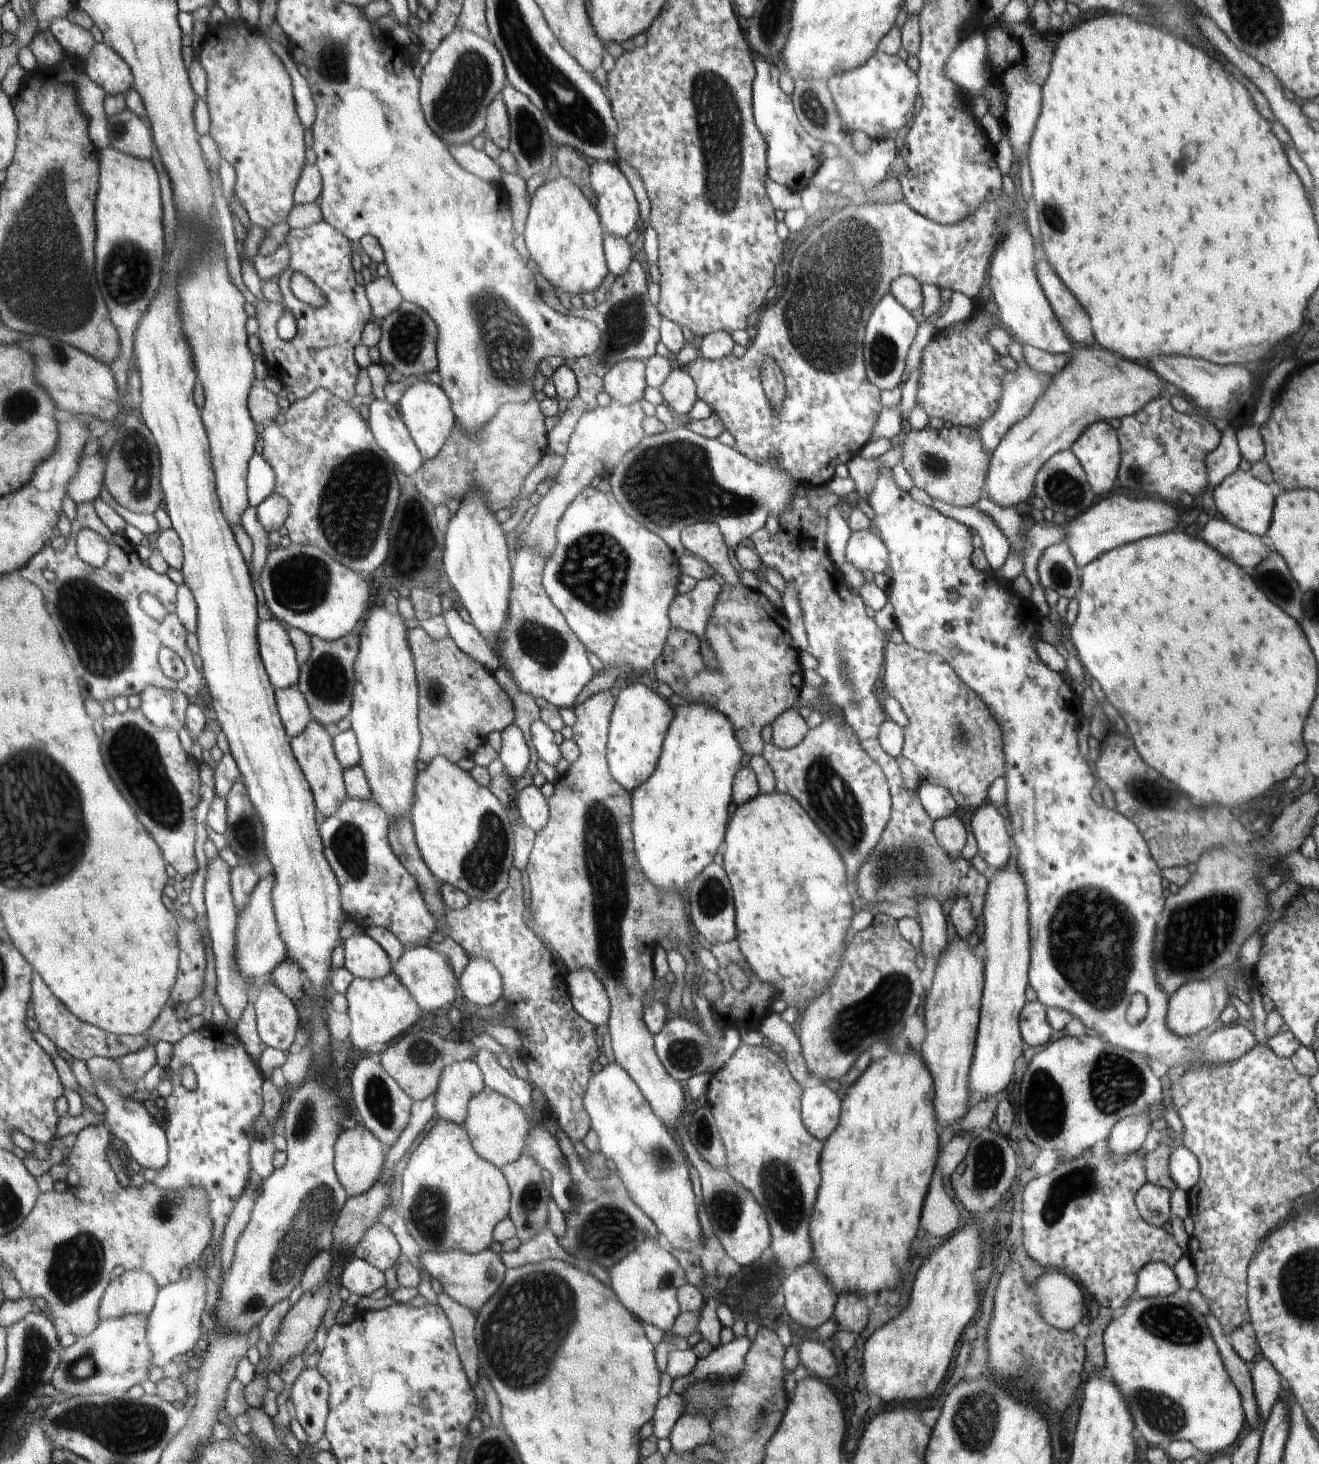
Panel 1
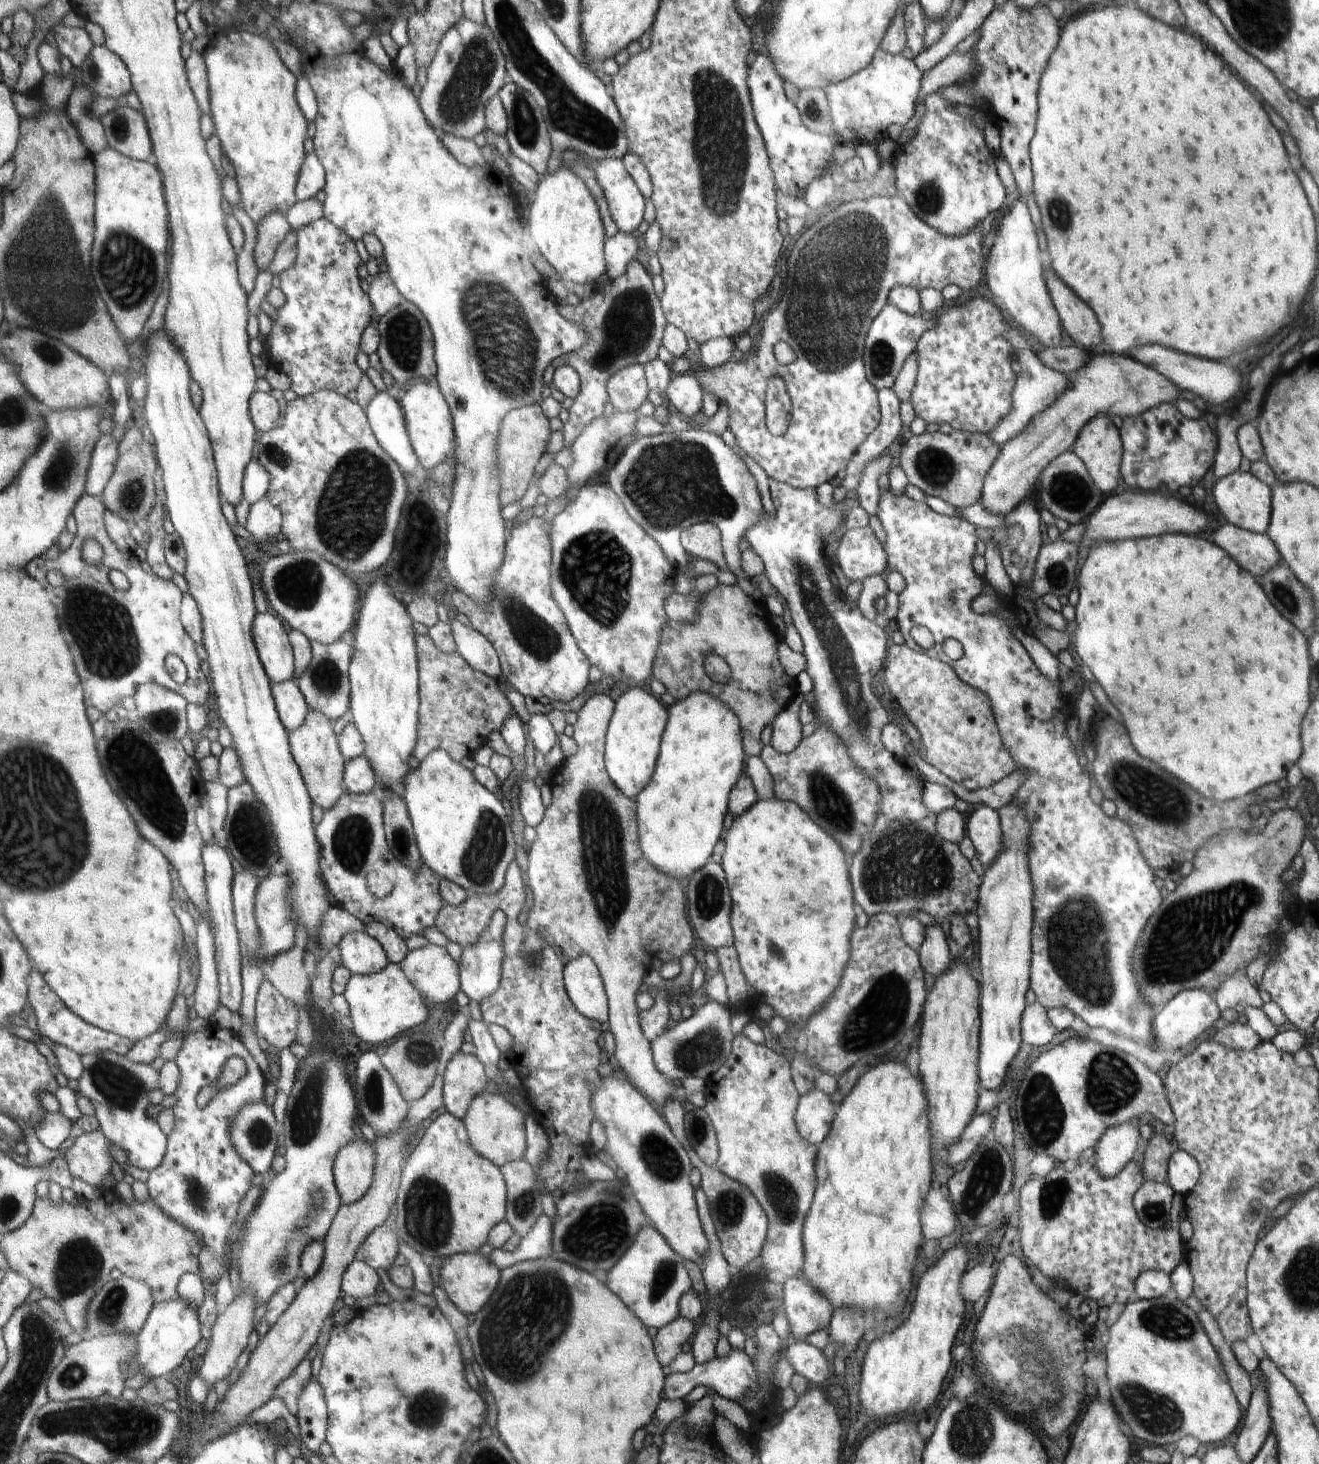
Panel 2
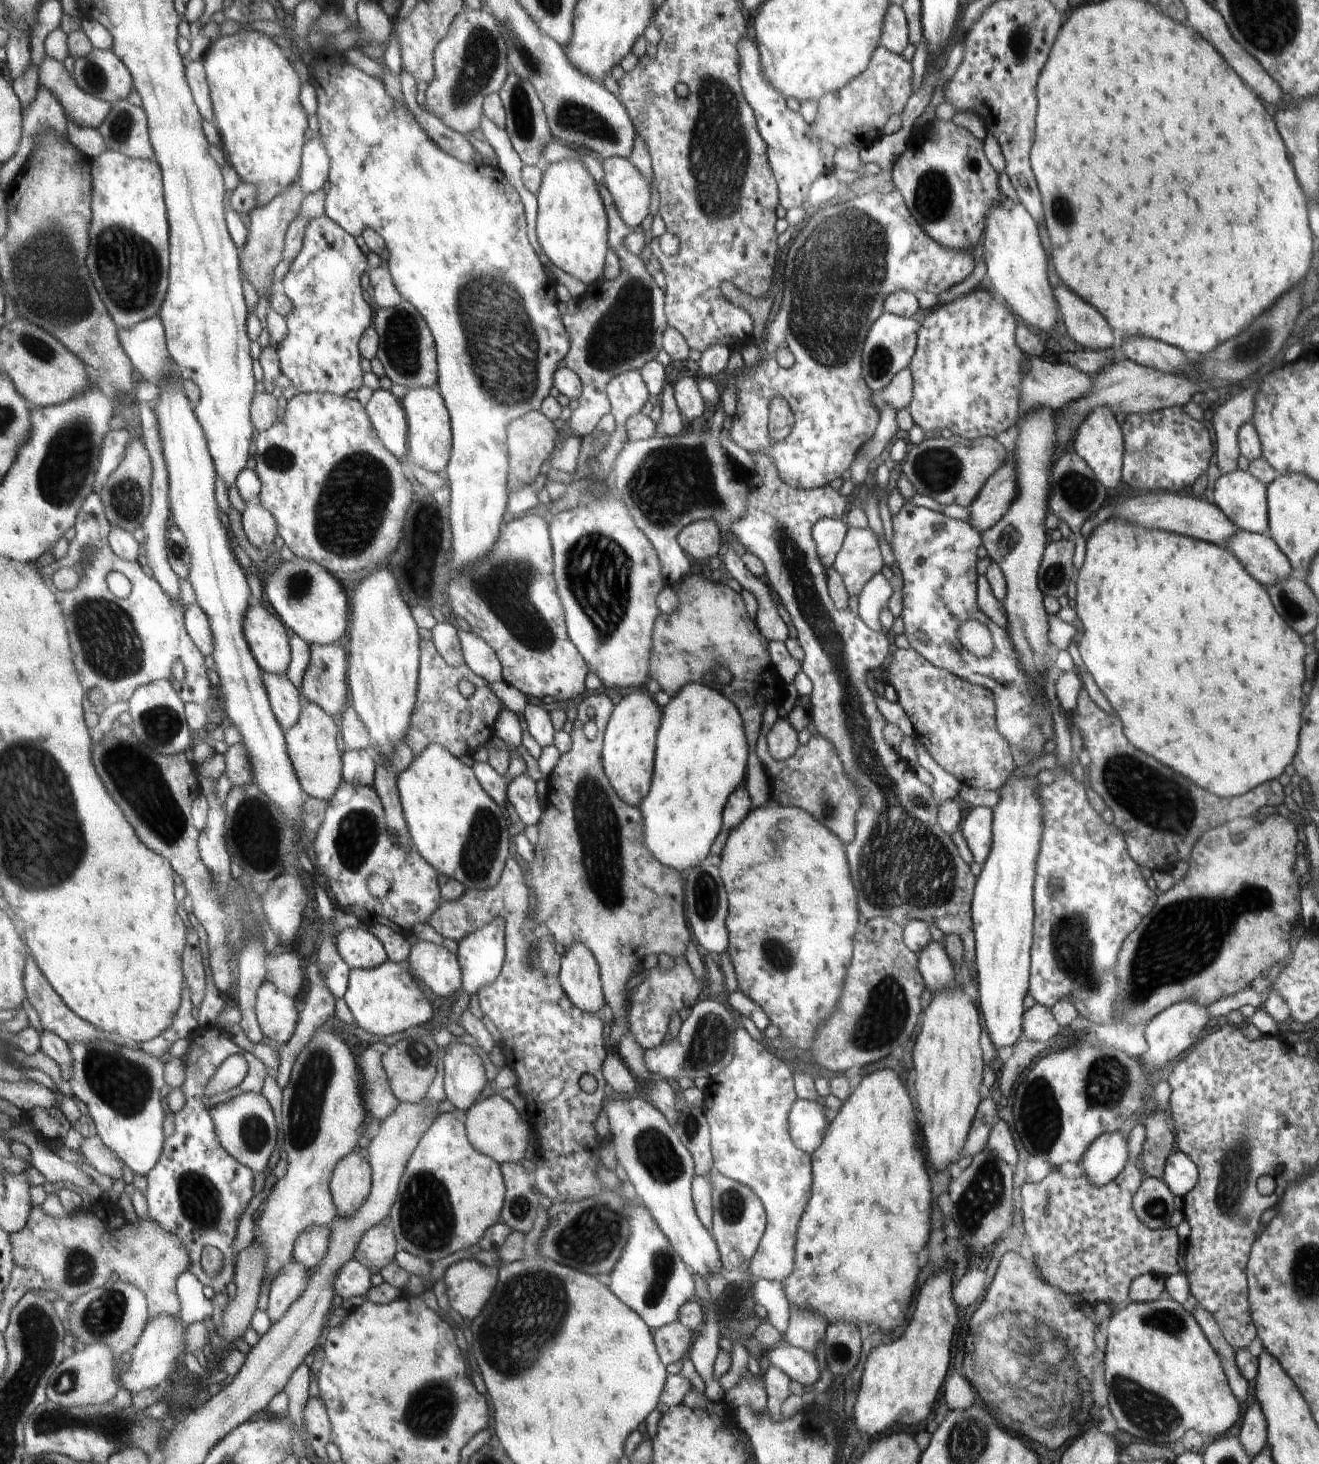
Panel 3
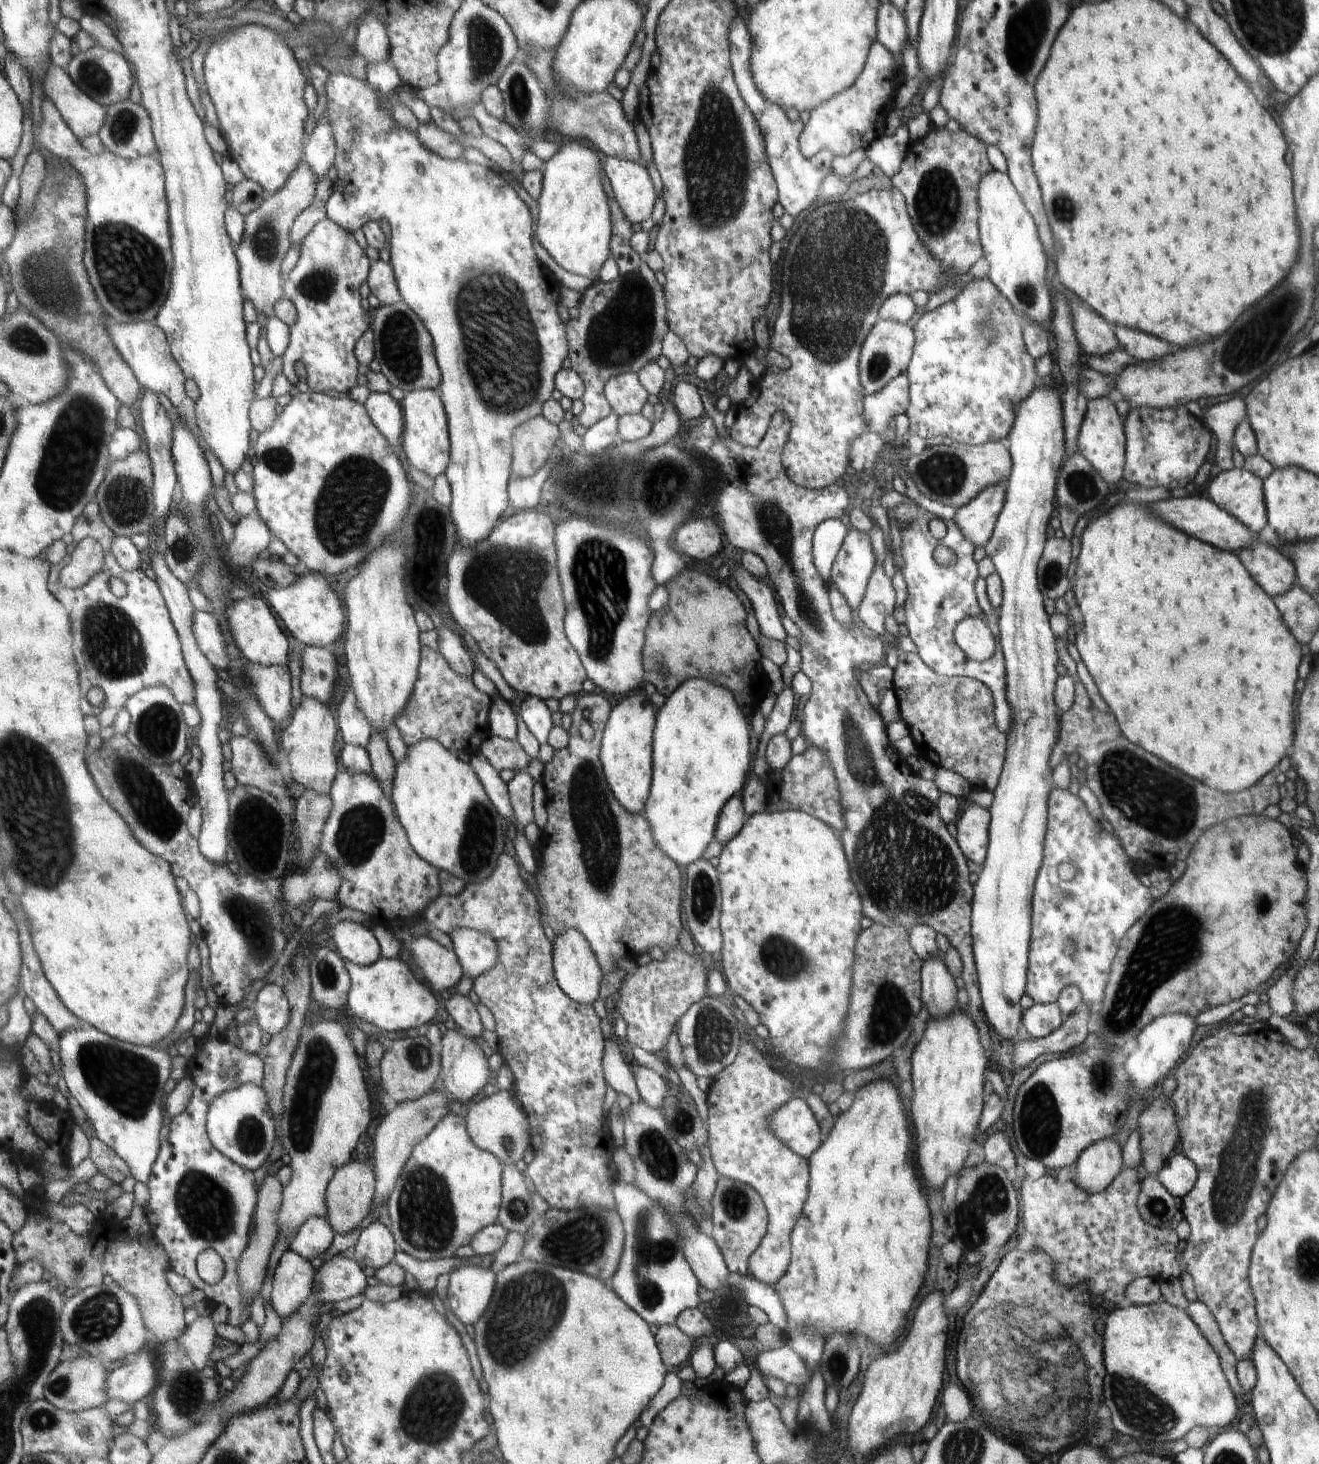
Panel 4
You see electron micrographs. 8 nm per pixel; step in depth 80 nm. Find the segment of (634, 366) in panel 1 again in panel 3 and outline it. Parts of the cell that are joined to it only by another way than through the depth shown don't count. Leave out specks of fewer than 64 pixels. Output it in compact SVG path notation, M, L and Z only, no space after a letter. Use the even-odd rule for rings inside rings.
M628 370L609 383L608 398L612 404L612 416L615 419L615 428L622 428L625 423L636 414L648 401L646 384L639 370Z

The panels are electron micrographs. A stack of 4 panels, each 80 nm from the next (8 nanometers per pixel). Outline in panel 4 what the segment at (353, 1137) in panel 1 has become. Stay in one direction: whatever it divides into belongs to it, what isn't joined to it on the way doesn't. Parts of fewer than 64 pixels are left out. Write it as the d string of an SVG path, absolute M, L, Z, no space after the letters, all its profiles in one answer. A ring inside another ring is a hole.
M360 1160L348 1162L334 1174L326 1194L326 1206L329 1207L325 1220L336 1234L348 1234L356 1230L372 1210L374 1200L374 1172L370 1164L360 1164Z

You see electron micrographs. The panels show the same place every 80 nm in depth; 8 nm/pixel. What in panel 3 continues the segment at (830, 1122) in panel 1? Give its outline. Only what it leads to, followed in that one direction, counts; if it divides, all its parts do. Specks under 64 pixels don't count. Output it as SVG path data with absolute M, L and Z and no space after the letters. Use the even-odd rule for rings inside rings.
M805 1099L797 1100L791 1110L789 1122L794 1142L810 1155L822 1145L830 1124L825 1104Z

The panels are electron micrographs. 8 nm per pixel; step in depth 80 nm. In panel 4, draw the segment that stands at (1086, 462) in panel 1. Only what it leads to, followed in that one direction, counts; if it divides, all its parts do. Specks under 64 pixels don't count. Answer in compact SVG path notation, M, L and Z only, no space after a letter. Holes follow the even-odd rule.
M1098 397L1087 402L1087 412L1076 438L1078 453L1092 464L1107 484L1122 480L1125 466L1125 434L1115 404L1114 397Z

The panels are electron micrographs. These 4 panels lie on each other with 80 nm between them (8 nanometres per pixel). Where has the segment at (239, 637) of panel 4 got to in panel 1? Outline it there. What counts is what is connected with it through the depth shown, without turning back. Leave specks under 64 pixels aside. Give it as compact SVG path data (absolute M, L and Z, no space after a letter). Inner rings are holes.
M262 620L258 630L261 660L268 672L269 682L278 690L289 689L300 681L300 667L296 652L286 630L274 620Z

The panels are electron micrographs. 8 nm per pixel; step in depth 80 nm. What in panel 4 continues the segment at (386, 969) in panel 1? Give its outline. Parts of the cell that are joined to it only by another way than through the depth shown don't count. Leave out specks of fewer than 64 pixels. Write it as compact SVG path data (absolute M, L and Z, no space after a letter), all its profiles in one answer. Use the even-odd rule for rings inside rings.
M338 922L332 930L340 956L357 966L372 966L382 958L381 944L373 932L356 922Z

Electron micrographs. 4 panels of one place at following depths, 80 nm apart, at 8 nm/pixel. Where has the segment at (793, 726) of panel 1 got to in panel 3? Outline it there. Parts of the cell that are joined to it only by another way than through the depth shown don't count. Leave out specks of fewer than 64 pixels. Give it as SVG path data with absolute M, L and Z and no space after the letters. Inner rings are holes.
M777 718L767 734L767 748L774 759L790 758L800 745L798 732L787 718Z

